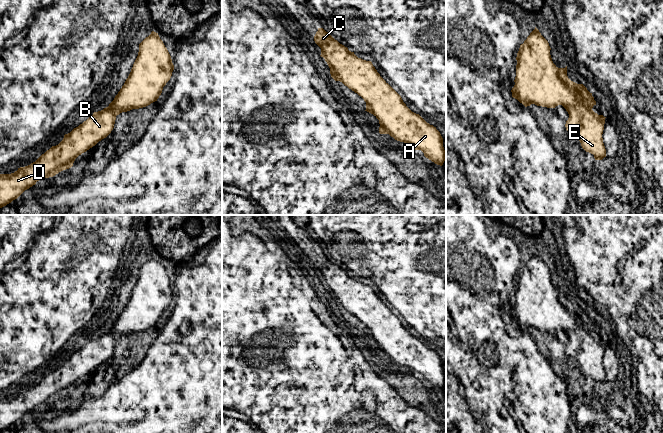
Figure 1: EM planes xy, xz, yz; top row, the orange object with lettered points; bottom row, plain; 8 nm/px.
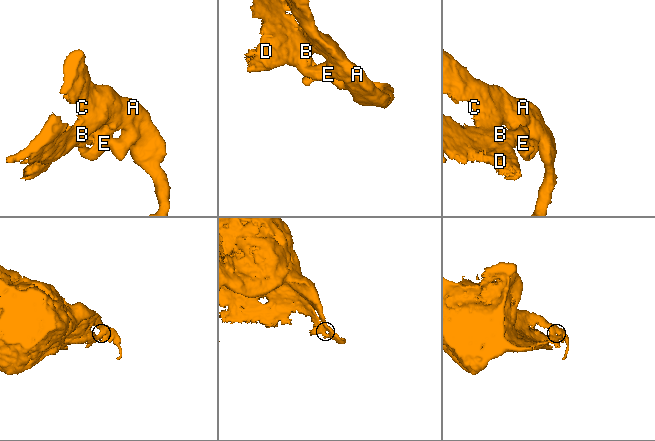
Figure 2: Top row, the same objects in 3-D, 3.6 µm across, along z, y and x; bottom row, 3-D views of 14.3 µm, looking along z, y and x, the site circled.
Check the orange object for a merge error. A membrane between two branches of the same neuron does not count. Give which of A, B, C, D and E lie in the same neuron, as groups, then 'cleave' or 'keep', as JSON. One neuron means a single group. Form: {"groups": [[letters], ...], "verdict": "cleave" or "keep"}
{"groups": [["A", "E"], ["B", "C", "D"]], "verdict": "cleave"}

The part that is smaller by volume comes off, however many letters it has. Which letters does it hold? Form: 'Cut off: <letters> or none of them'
Cut off: A, E

